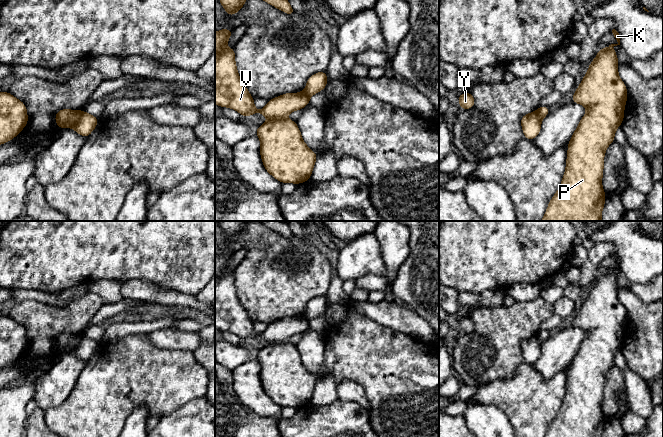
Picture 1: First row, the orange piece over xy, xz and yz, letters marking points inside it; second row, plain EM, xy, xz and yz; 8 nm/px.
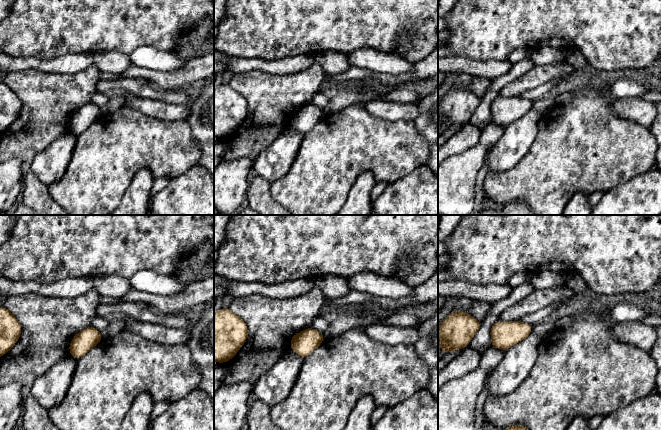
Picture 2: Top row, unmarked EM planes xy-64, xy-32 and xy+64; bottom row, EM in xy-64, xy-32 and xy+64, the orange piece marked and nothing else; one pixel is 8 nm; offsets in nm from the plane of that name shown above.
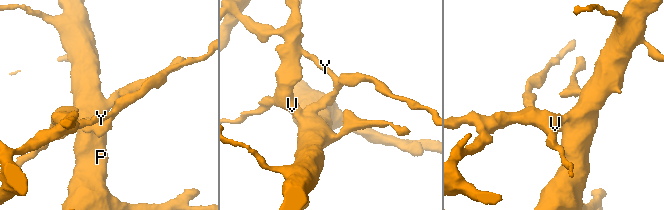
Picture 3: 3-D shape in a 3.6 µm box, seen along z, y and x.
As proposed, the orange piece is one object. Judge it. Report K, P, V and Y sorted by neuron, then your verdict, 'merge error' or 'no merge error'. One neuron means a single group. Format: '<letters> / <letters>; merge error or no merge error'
K P V / Y; merge error

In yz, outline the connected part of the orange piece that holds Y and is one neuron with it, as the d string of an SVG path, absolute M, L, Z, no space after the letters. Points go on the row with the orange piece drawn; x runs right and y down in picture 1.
M466 92L464 94L458 95L458 104L460 105L461 109L471 109L475 105L475 99L470 92Z

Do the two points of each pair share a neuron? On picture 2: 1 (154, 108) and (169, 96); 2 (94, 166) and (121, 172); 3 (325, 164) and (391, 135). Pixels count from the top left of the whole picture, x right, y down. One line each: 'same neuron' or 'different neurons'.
1: different neurons
2: same neuron
3: same neuron

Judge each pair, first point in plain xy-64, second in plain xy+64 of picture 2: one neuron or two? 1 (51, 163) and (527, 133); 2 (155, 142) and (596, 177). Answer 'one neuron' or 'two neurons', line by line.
1: one neuron
2: one neuron

